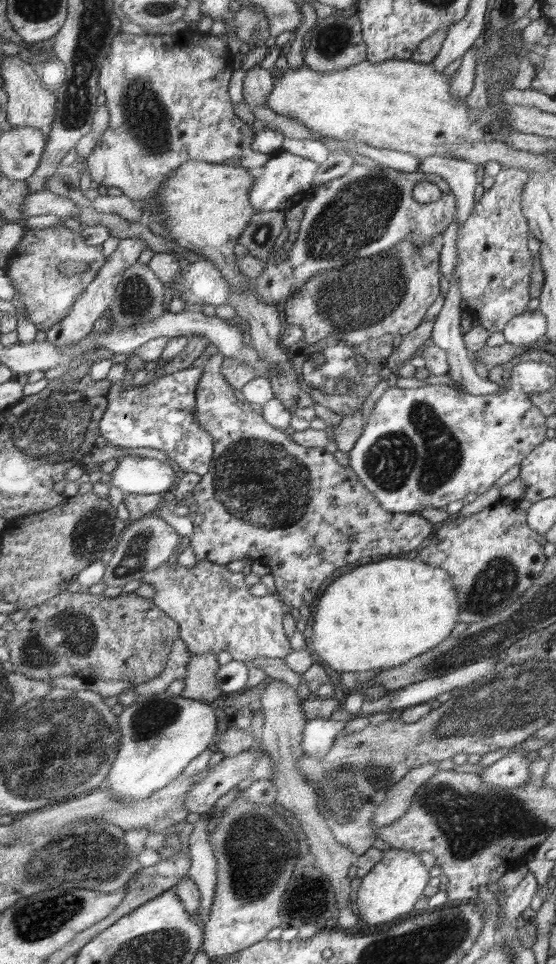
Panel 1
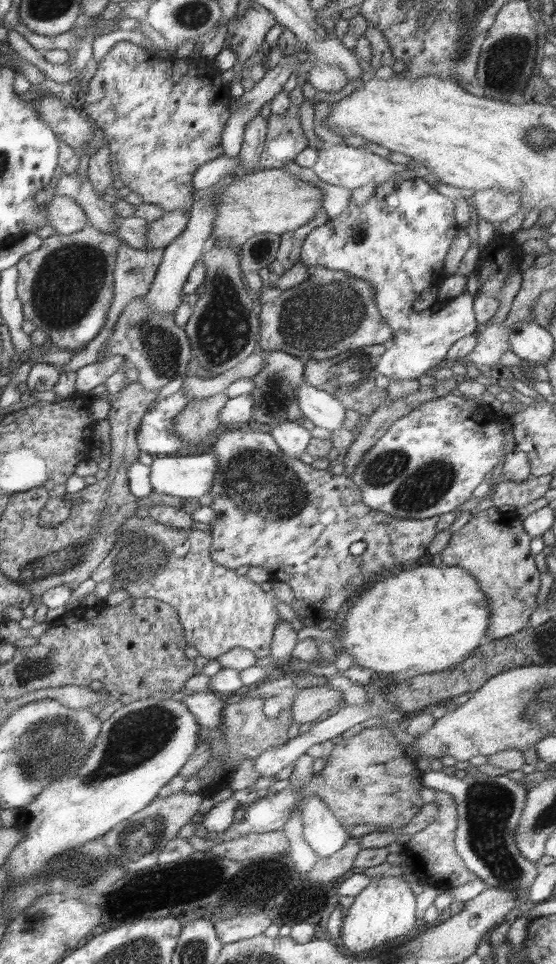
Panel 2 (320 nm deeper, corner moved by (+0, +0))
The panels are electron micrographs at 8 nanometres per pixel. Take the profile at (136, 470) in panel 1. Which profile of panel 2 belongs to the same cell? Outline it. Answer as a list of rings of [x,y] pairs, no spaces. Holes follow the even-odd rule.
[[[214,450],[198,454],[159,455],[150,467],[150,484],[155,494],[179,498],[196,498],[210,493],[216,481],[218,457]]]

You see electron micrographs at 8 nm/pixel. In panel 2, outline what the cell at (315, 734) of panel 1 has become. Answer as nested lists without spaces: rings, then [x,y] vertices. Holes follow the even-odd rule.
[[[306,796],[302,799],[301,810],[305,841],[319,857],[332,856],[346,846],[351,836],[325,802],[317,796]]]

